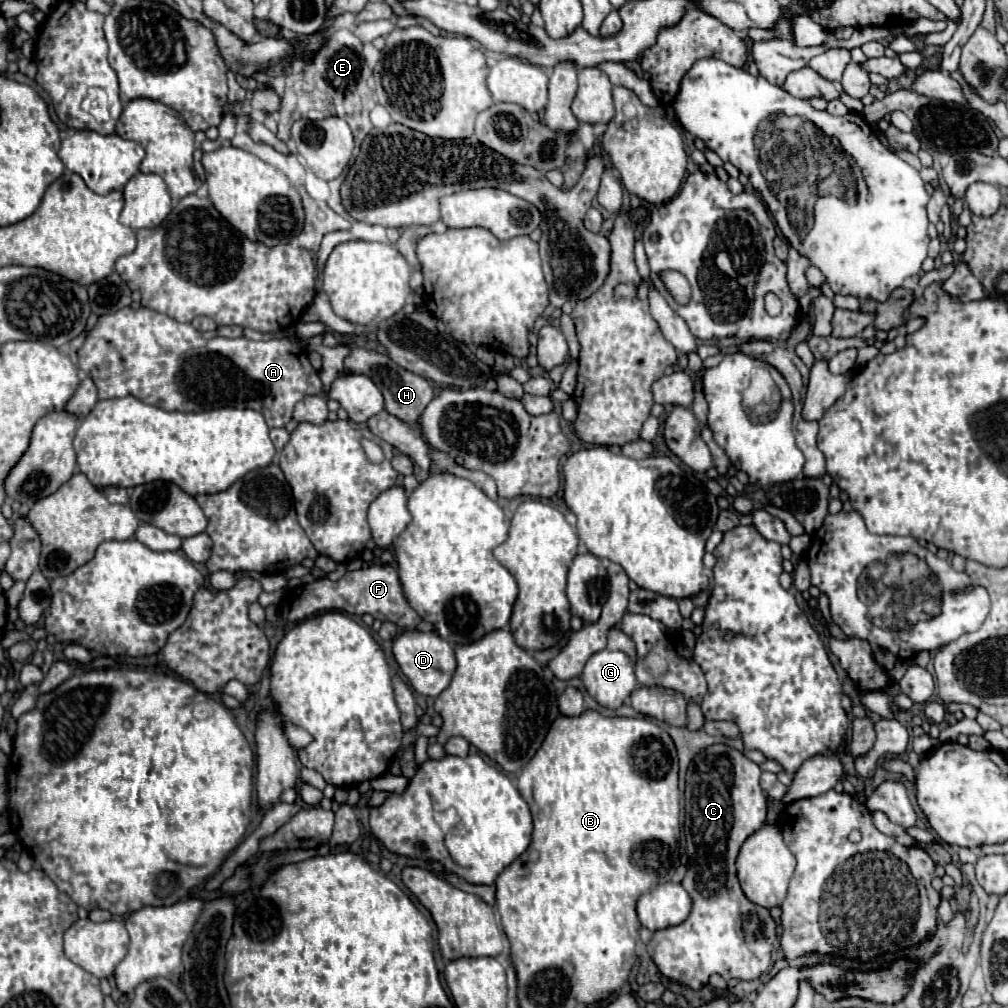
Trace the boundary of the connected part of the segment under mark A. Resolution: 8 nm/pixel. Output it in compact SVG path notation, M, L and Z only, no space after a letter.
M123 307L113 315L101 315L97 325L89 331L87 341L77 351L79 367L93 379L99 399L113 399L133 395L143 403L165 411L185 411L199 413L219 407L249 407L261 411L269 427L285 427L291 421L293 407L309 393L321 393L323 383L319 373L311 367L307 349L289 337L269 339L269 341L251 341L245 337L227 339L211 337L203 339L195 329L183 329L183 323L141 307L139 311Z

